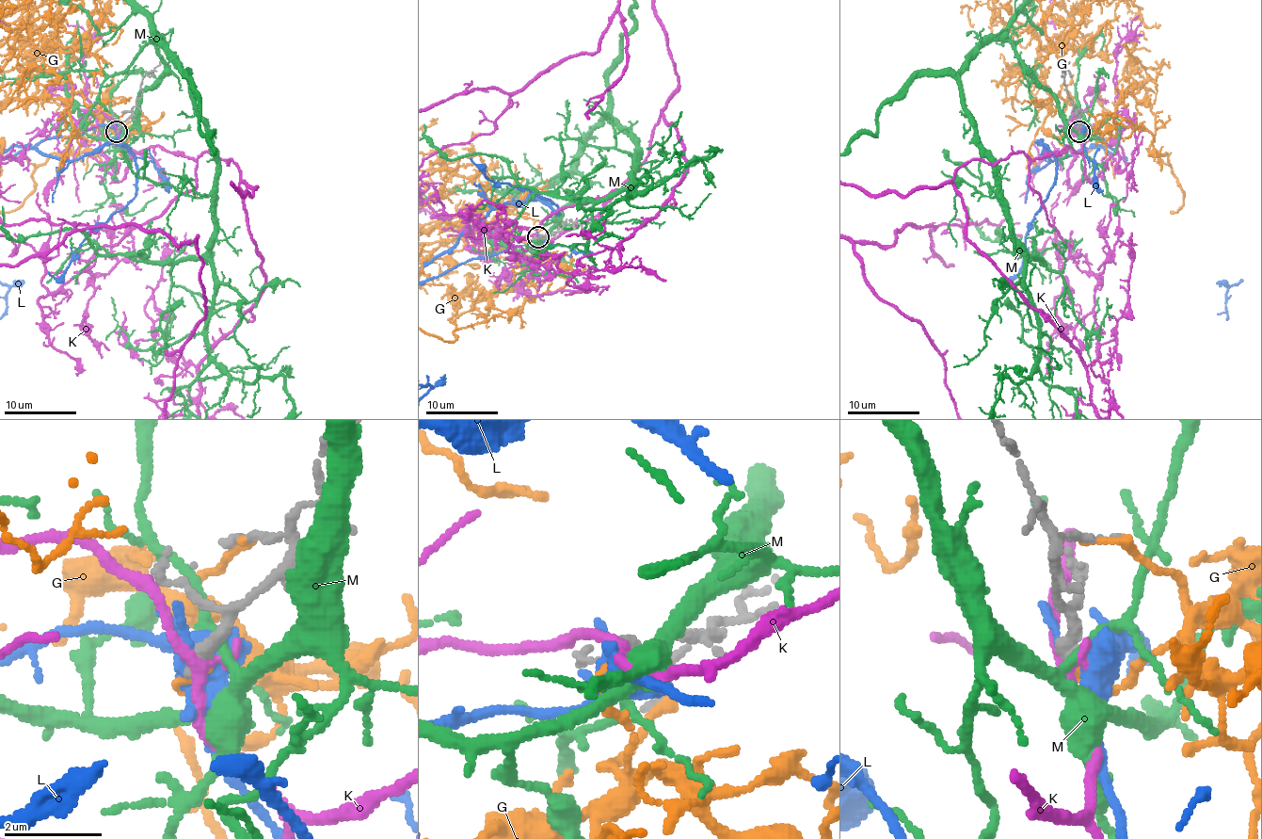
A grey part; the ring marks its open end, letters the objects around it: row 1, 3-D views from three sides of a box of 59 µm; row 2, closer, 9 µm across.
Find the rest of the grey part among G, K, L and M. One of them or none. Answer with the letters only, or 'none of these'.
none of these

